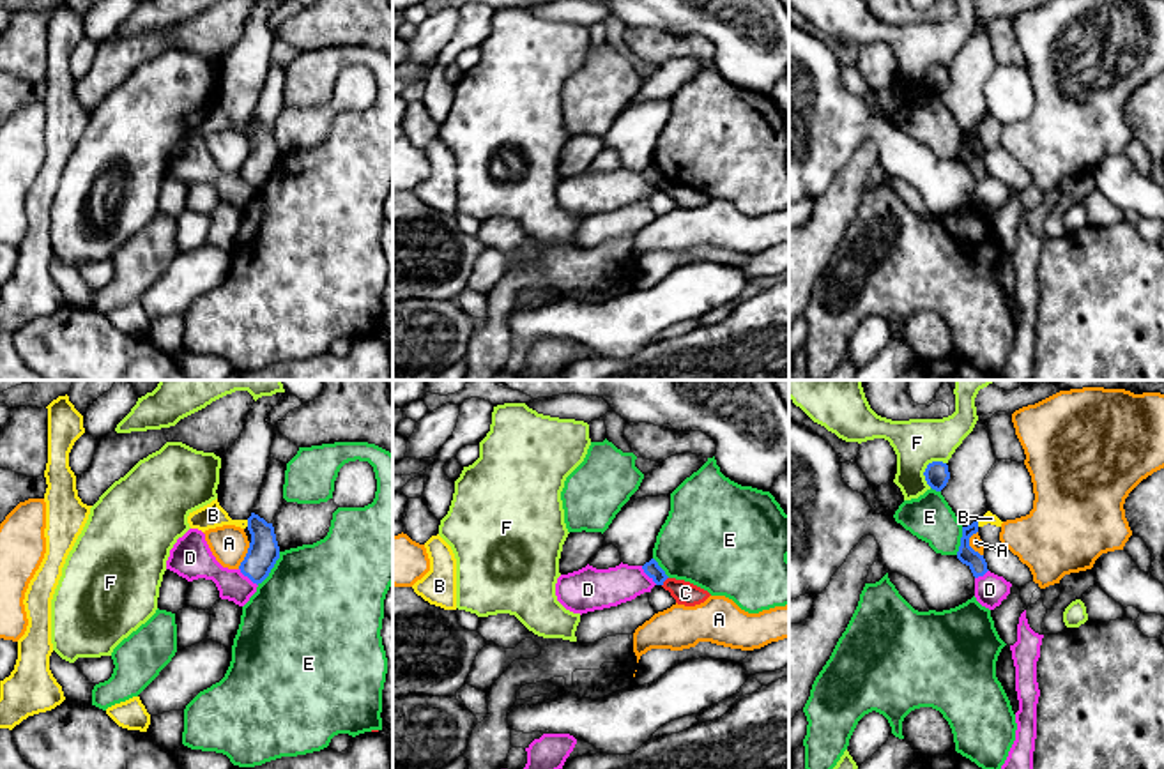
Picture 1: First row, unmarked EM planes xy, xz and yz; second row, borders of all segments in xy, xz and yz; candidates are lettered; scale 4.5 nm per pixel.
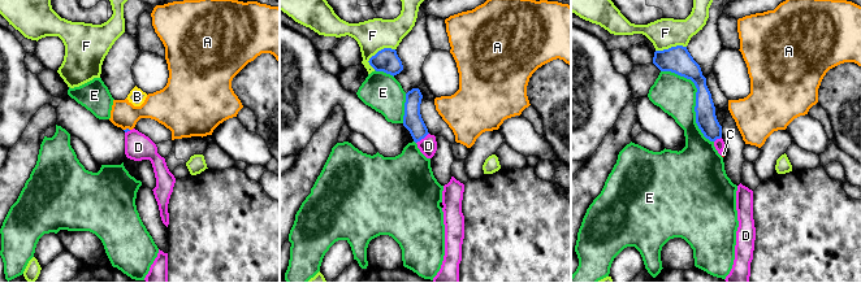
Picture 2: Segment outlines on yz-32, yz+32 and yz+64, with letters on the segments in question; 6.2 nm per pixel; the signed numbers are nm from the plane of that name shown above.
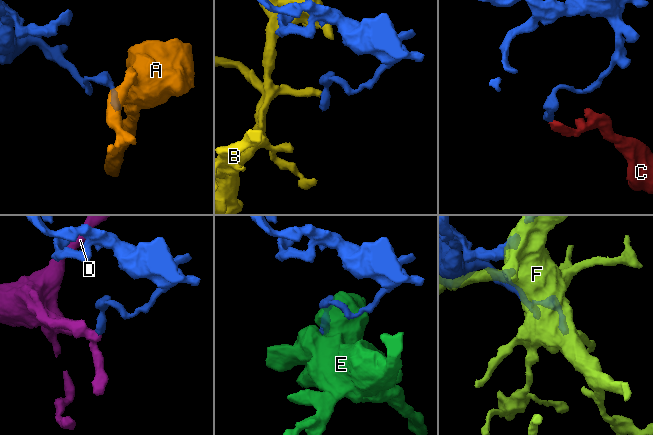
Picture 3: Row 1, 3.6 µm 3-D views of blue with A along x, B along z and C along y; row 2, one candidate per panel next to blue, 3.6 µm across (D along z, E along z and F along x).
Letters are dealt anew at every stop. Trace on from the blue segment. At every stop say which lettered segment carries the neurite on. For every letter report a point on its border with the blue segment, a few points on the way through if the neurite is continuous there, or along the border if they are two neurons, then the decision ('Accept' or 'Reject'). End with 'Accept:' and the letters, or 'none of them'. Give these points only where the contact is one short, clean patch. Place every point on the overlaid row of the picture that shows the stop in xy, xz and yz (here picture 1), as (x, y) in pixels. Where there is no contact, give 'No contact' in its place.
A: Touches blue at yz (968, 545). Boundary: yz (977, 531), (970, 538), (970, 545), (982, 555). Reject
B: Touches blue at xy (248, 524). Reject
C: Touches blue at xz (664, 580). Boundary: xz (667, 577), (662, 586). Reject
D: Touches blue at xy (248, 577). Boundary: xy (239, 568), (257, 586). Reject
E: Touches blue at xy (271, 568). Reject
F: Touches blue at yz (927, 467). Reject
Accept: none of them

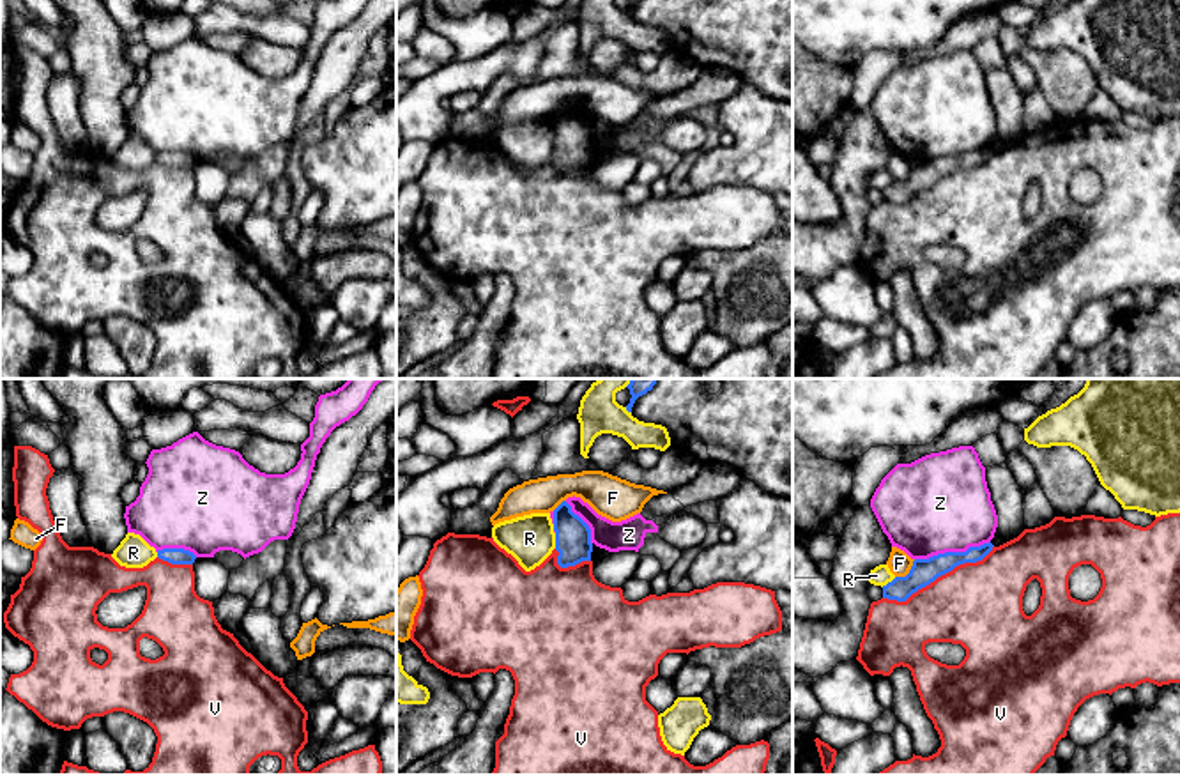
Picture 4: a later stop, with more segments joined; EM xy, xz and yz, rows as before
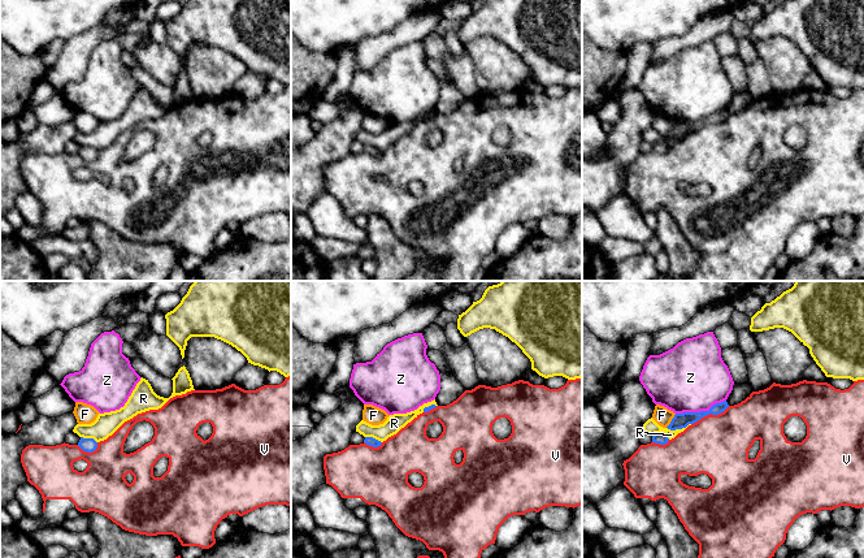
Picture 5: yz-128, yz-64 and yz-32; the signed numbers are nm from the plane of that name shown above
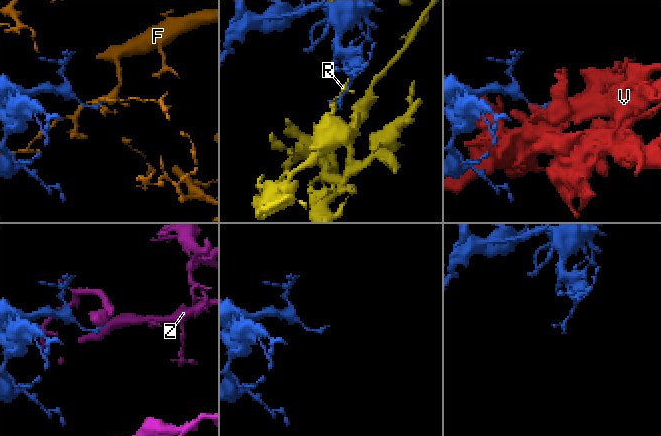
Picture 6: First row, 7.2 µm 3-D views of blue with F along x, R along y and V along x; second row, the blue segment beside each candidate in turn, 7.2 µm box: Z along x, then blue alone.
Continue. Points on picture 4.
F: Touches blue at yz (910, 572). Reject
R: Touches blue at xz (556, 540). Reject
V: Touches blue at yz (938, 575). Reject
Z: Touches blue at yz (952, 552). Boundary: yz (989, 540), (970, 545), (965, 551), (945, 551), (915, 560). Reject
Accept: none of them

